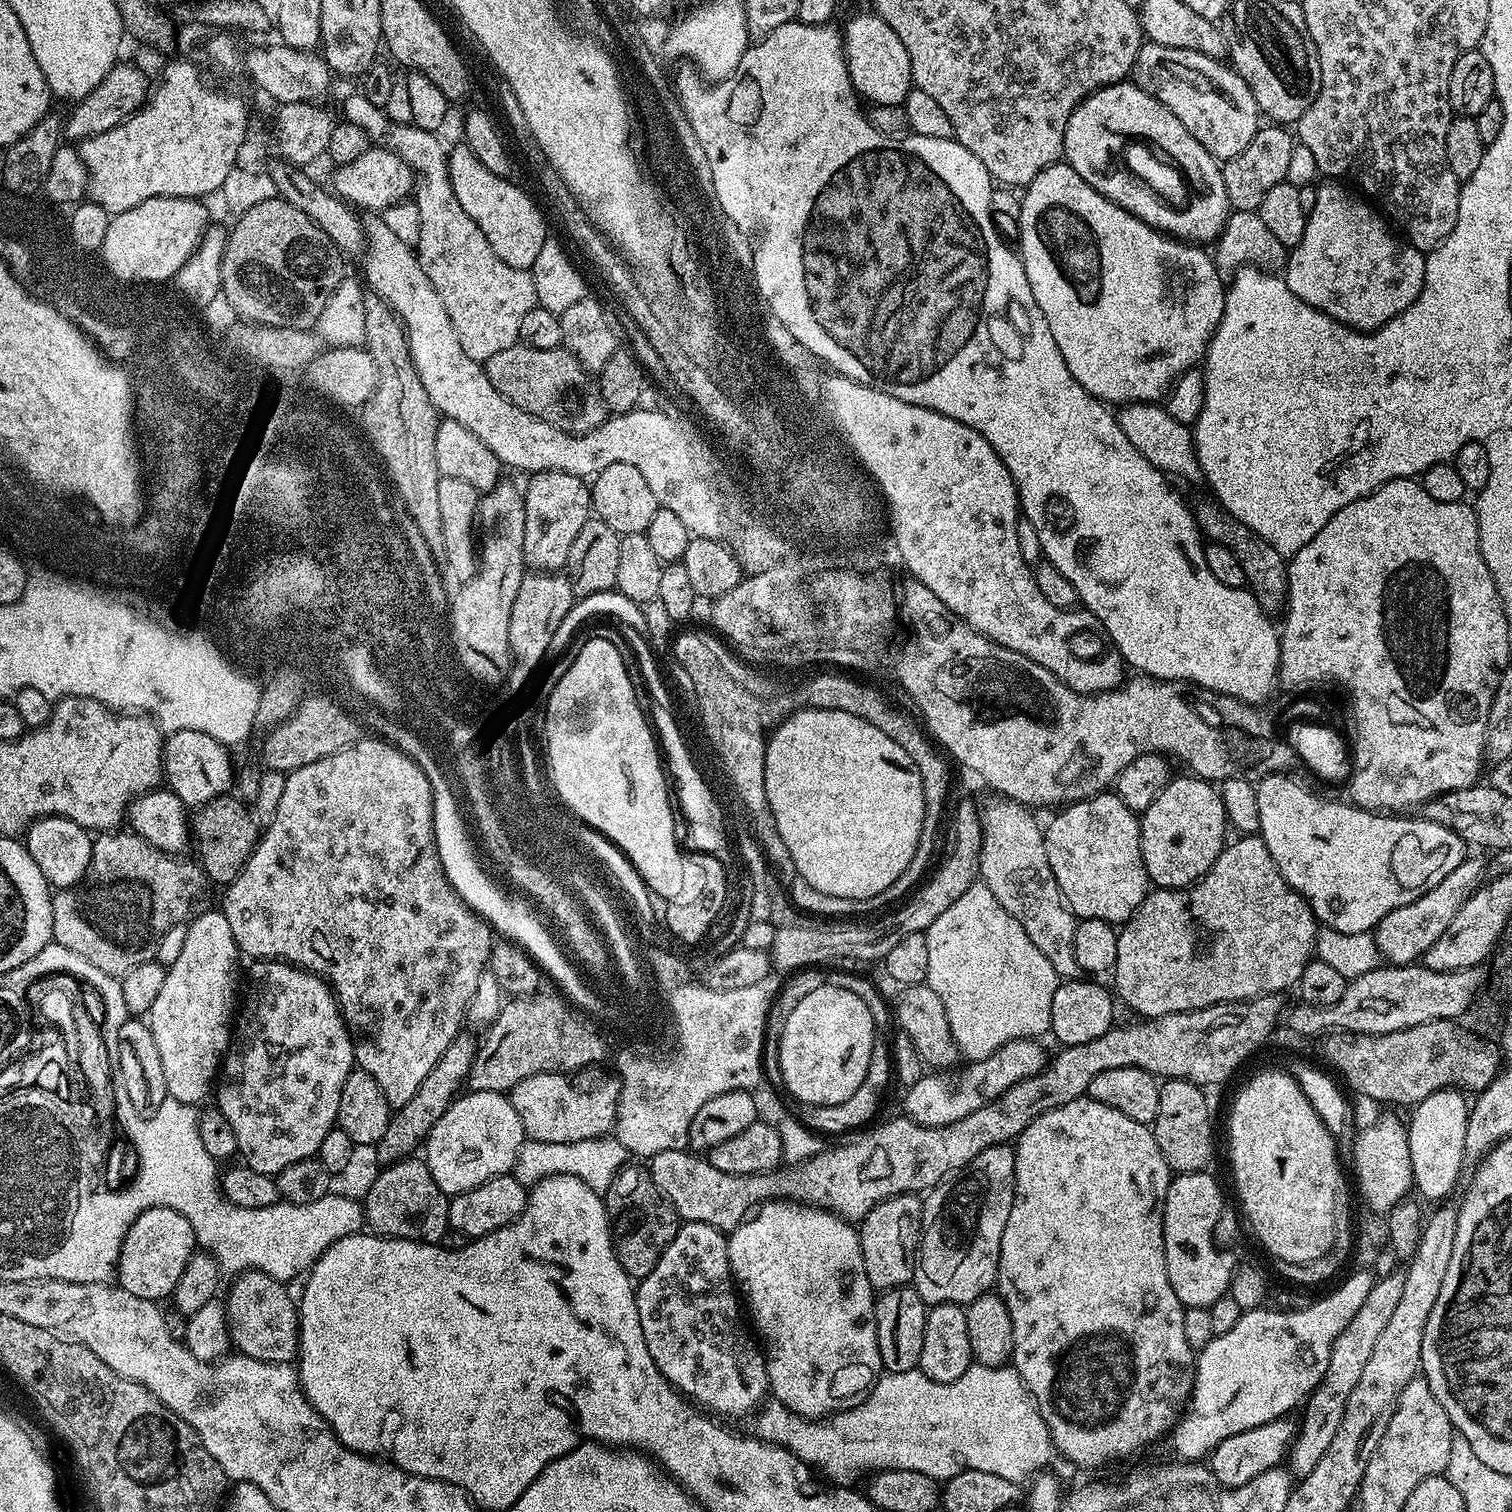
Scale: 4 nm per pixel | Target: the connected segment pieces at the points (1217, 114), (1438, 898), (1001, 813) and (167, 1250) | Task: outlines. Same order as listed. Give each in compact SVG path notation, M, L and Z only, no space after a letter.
M1145 42L1138 50L1136 67L1132 70L1131 79L1139 88L1146 90L1146 94L1150 94L1158 102L1165 104L1182 122L1182 126L1186 126L1186 130L1190 130L1190 134L1198 138L1202 147L1214 159L1221 162L1242 154L1242 150L1250 146L1250 138L1254 138L1256 129L1261 127L1262 113L1260 107L1256 105L1250 86L1246 86L1246 82L1238 75L1231 63L1223 59L1207 56L1198 50L1171 48Z
M1465 855L1464 861L1454 866L1454 870L1450 870L1450 874L1446 874L1446 878L1442 878L1442 882L1434 886L1434 890L1426 890L1422 898L1414 898L1414 902L1398 906L1398 910L1390 910L1386 918L1377 922L1374 929L1377 950L1389 965L1417 963L1445 933L1459 908L1485 879L1483 876L1486 876L1486 860L1484 856L1480 856L1483 855Z
M992 798L988 805L983 806L982 811L979 813L979 826L983 833L981 838L980 848L980 869L979 879L990 890L990 894L994 894L994 898L998 898L998 902L1002 906L1002 910L1006 910L1006 914L1010 914L1022 926L1022 930L1026 930L1026 934L1030 938L1030 942L1034 942L1034 946L1038 946L1038 950L1042 950L1042 954L1046 954L1046 962L1050 962L1050 966L1054 966L1057 977L1060 978L1076 978L1081 975L1078 962L1074 958L1074 930L1076 929L1078 920L1077 917L1072 915L1067 904L1064 902L1064 895L1060 892L1058 882L1054 878L1054 870L1050 870L1050 862L1046 858L1046 846L1044 845L1044 828L1035 820L1033 813L1029 811L1025 805L1015 804L1012 800L1003 798Z
M151 1208L142 1214L126 1230L126 1238L120 1247L120 1257L114 1273L119 1287L125 1288L134 1298L146 1298L153 1302L164 1302L171 1297L198 1245L194 1226L178 1210L173 1208Z

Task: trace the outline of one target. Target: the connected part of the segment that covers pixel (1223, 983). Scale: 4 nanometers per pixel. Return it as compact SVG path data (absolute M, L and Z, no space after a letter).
M1244 834L1236 839L1240 840L1234 841L1233 844L1231 841L1223 848L1220 857L1214 862L1214 866L1196 883L1190 884L1186 888L1156 888L1149 891L1143 902L1138 906L1136 913L1117 931L1118 958L1114 969L1114 977L1116 976L1114 992L1119 999L1121 996L1137 1012L1137 1017L1155 1018L1175 1012L1198 1010L1215 1004L1233 1004L1235 1000L1247 1002L1255 1000L1257 996L1284 994L1284 991L1291 984L1292 987L1299 985L1302 970L1308 965L1308 961L1313 959L1316 951L1318 931L1316 916L1306 902L1306 898L1302 898L1302 894L1295 892L1286 882L1286 878L1282 878L1274 858L1270 858L1270 850L1266 850L1266 842L1259 834Z

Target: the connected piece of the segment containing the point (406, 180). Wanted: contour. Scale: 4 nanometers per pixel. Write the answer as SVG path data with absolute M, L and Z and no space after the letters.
M370 146L354 162L337 167L334 172L331 187L336 195L368 214L380 214L385 208L403 204L414 192L411 163L391 148Z

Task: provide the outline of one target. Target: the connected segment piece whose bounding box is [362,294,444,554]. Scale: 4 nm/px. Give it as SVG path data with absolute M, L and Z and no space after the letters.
M365 295L364 317L366 330L363 347L370 358L374 358L378 382L374 394L370 394L362 406L362 432L364 436L368 435L395 494L404 503L405 510L414 520L414 526L418 526L422 532L426 546L433 554L440 554L444 550L442 518L438 507L438 482L441 475L434 458L438 413L430 402L430 394L426 394L426 386L422 386L422 378L418 378L418 370L414 370L404 325L392 307L380 296Z

